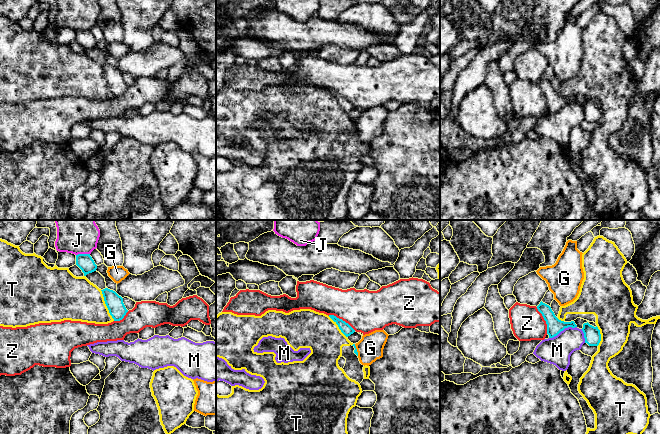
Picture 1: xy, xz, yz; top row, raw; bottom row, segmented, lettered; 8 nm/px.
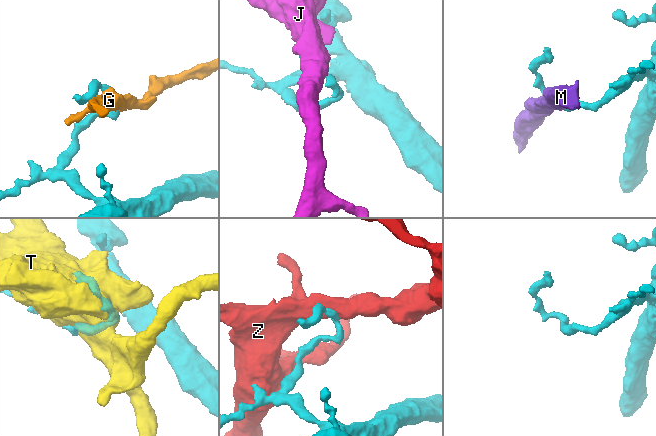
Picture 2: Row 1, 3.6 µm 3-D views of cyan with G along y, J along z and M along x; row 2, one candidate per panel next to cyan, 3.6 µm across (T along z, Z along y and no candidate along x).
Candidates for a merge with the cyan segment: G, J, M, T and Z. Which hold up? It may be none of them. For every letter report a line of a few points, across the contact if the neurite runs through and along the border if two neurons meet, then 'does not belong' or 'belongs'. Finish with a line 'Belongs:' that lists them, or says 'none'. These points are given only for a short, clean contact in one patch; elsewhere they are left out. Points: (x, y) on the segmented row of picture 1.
G: xz (354, 344), (358, 355) | does not belong
J: does not belong
M: does not belong
T: does not belong
Z: xz (328, 315), (341, 318), (355, 330) | does not belong
Belongs: none

